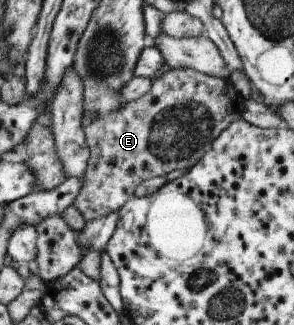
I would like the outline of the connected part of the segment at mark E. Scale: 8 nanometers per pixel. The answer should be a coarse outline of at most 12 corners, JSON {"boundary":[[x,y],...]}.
{"boundary":[[169,68],[83,127],[72,204],[118,212],[240,118],[227,78]]}

